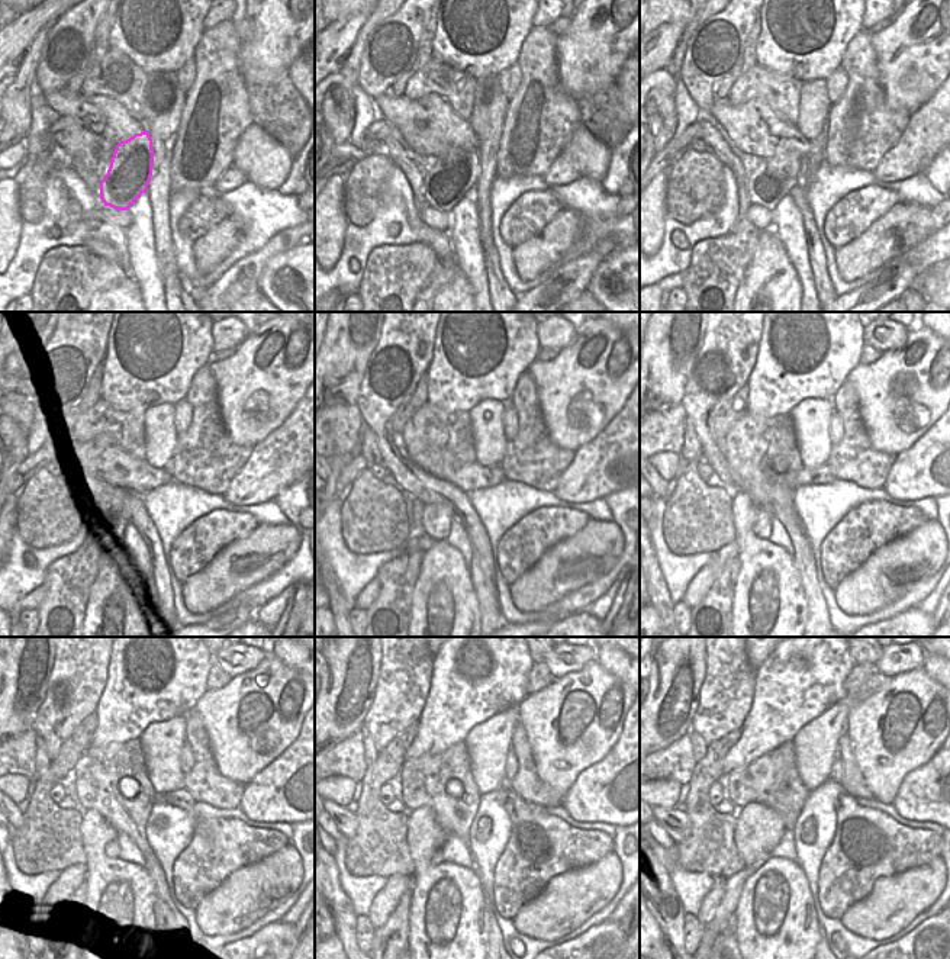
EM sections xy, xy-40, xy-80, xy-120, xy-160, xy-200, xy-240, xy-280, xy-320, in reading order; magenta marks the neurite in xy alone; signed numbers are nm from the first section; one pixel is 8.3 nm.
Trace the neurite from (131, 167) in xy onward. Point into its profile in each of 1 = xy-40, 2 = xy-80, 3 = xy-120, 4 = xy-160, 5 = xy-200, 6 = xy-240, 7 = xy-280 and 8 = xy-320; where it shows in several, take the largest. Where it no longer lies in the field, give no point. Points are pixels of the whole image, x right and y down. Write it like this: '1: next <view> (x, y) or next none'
1: next xy-40 (453, 174)
2: next xy-80 (773, 180)
3: next xy-120 (113, 517)
4: next xy-160 (437, 518)
5: next xy-200 (762, 527)
6: next xy-240 (112, 849)
7: next xy-280 (437, 858)
8: next xy-320 (727, 907)

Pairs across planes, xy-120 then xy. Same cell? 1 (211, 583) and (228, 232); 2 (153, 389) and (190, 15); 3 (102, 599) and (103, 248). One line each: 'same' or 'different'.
1: same
2: same
3: different

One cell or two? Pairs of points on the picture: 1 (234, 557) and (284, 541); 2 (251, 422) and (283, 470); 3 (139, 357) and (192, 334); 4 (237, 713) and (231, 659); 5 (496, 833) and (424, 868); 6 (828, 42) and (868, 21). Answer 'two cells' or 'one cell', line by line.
1: one cell
2: two cells
3: one cell
4: two cells
5: two cells
6: two cells

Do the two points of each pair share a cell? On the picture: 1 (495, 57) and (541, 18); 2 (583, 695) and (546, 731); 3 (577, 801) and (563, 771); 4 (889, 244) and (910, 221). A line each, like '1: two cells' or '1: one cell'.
1: two cells
2: one cell
3: two cells
4: one cell

